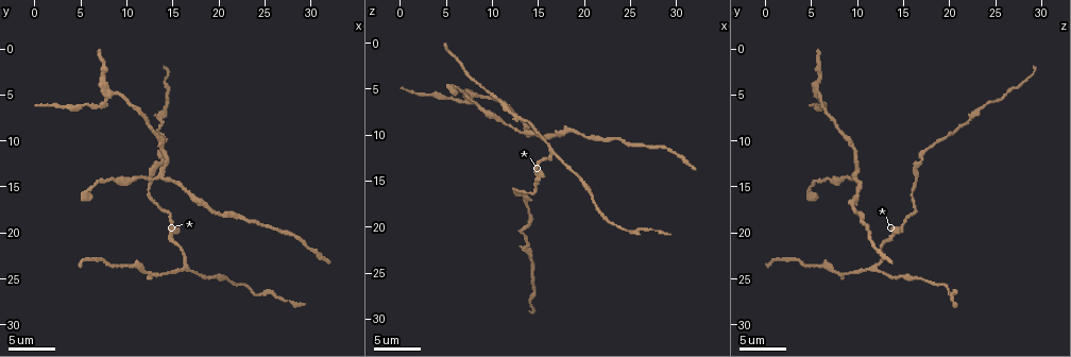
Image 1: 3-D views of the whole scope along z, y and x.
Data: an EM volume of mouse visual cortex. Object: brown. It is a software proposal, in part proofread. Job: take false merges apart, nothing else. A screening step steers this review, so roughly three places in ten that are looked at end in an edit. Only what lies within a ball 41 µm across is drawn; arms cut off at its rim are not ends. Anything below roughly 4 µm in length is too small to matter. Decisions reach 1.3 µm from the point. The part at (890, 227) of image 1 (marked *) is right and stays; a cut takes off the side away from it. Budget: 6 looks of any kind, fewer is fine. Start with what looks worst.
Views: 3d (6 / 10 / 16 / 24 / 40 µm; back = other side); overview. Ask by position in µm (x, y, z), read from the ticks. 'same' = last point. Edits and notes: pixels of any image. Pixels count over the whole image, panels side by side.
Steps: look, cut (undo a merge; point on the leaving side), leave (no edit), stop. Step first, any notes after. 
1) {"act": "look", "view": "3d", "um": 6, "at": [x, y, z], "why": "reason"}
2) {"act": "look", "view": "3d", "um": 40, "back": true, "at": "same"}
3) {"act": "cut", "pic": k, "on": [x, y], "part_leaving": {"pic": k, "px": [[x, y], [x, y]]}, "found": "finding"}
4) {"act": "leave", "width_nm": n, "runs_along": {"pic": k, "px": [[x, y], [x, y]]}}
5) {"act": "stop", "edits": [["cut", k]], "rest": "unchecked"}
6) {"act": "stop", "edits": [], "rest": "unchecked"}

{"act": "look", "view": "3d", "um": 6, "at": [16.6, 23.8, 12.0], "why": "three-way junction"}

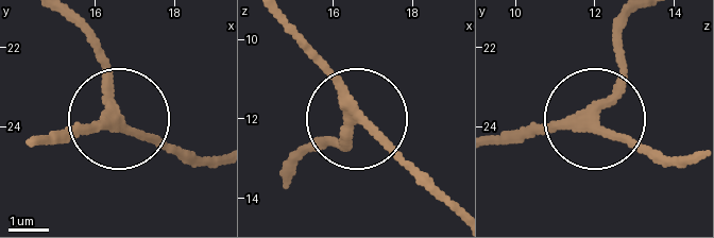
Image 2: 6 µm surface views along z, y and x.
{"act": "leave", "runs_along": {"pic": 2, "px": [[630, 17], [606, 108], [508, 129]]}, "found": "all the same neuron"}

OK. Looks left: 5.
{"act": "look", "view": "3d", "um": 16, "at": [13.4, 13.6, 9.8], "why": "three arms meet"}

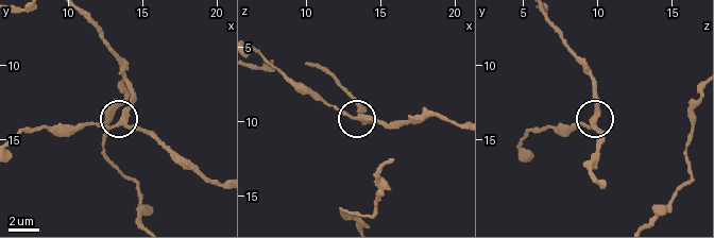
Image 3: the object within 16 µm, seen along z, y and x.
{"act": "leave", "found": "continuous, no second neuron"}

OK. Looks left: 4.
{"act": "look", "view": "3d", "um": 6, "at": [17.6, 16.6, 9.6]}

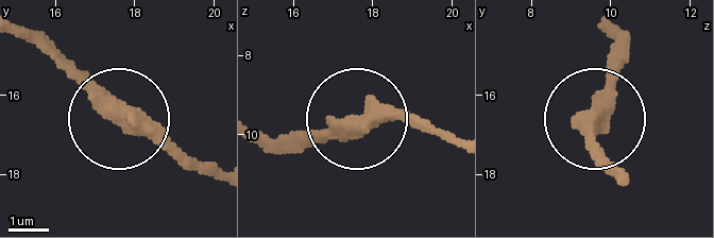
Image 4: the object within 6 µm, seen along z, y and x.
{"act": "look", "view": "3d", "um": 6, "back": true, "at": [17.75, 16.40, 9.65]}

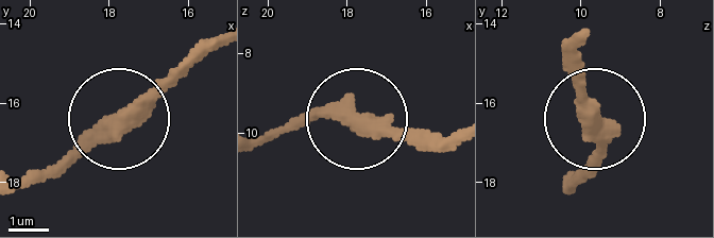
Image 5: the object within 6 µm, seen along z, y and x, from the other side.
{"act": "leave", "width_nm": 470, "found": "continuous, no second neuron"}

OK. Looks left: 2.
{"act": "stop", "edits": [], "rest": "unchecked"}

